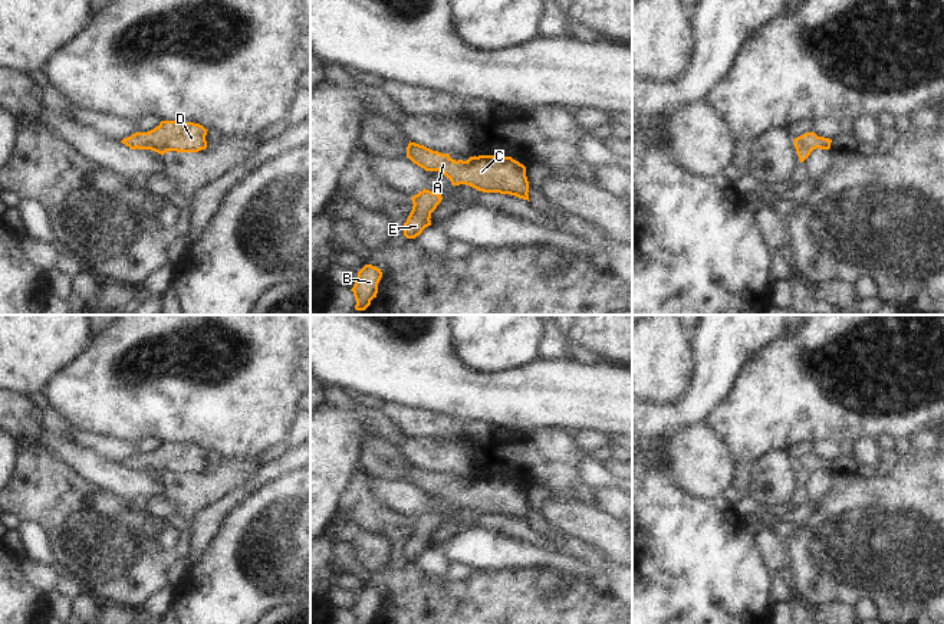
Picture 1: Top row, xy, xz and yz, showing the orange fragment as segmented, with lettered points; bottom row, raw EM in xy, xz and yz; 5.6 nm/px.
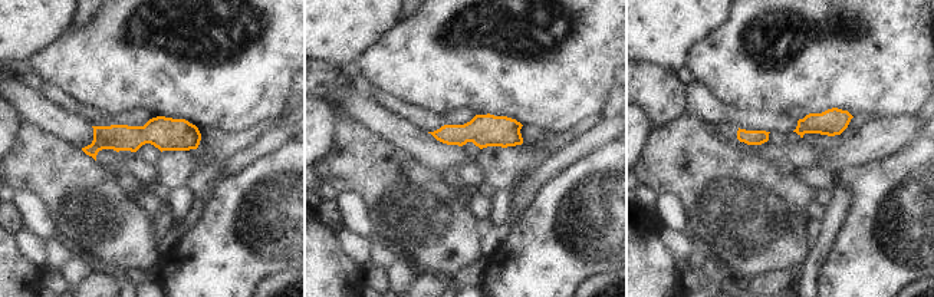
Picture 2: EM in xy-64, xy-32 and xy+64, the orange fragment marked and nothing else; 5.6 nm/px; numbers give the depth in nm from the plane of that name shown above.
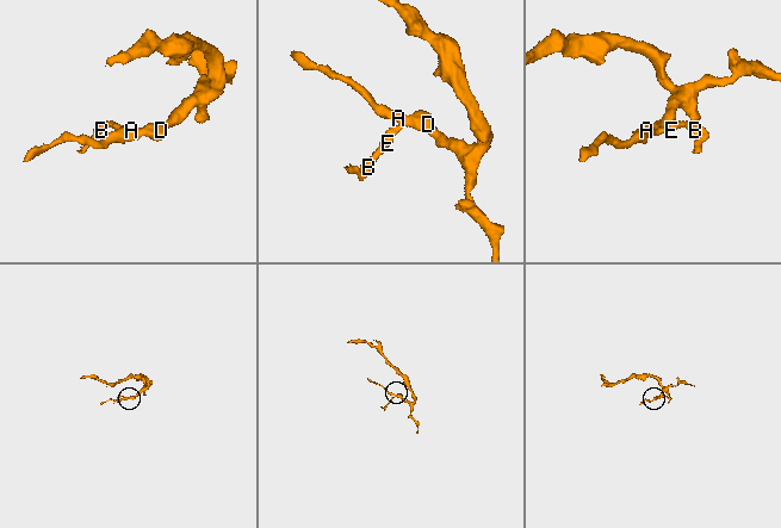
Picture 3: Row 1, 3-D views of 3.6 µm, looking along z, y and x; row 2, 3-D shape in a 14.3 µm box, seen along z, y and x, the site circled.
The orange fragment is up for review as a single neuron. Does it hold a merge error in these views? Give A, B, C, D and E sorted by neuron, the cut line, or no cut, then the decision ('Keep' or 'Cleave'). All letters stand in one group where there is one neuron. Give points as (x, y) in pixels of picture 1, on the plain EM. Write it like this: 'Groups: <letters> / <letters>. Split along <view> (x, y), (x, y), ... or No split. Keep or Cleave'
Groups: A B C D E. No split. Keep.

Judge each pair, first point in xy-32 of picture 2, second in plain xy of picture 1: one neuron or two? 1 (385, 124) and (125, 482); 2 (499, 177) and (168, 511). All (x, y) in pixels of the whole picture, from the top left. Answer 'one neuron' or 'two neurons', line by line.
1: one neuron
2: two neurons

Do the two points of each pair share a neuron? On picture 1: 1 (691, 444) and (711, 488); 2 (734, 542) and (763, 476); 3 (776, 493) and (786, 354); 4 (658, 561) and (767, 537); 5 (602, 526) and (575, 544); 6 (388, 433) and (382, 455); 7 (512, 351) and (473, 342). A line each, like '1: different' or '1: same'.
1: same
2: different
3: different
4: different
5: different
6: different
7: same

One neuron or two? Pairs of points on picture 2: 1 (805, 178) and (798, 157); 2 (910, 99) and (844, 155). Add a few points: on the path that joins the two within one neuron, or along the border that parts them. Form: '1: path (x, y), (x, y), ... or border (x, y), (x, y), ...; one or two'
1: border (816, 165), (793, 171); two
2: border (913, 114), (874, 119); two

